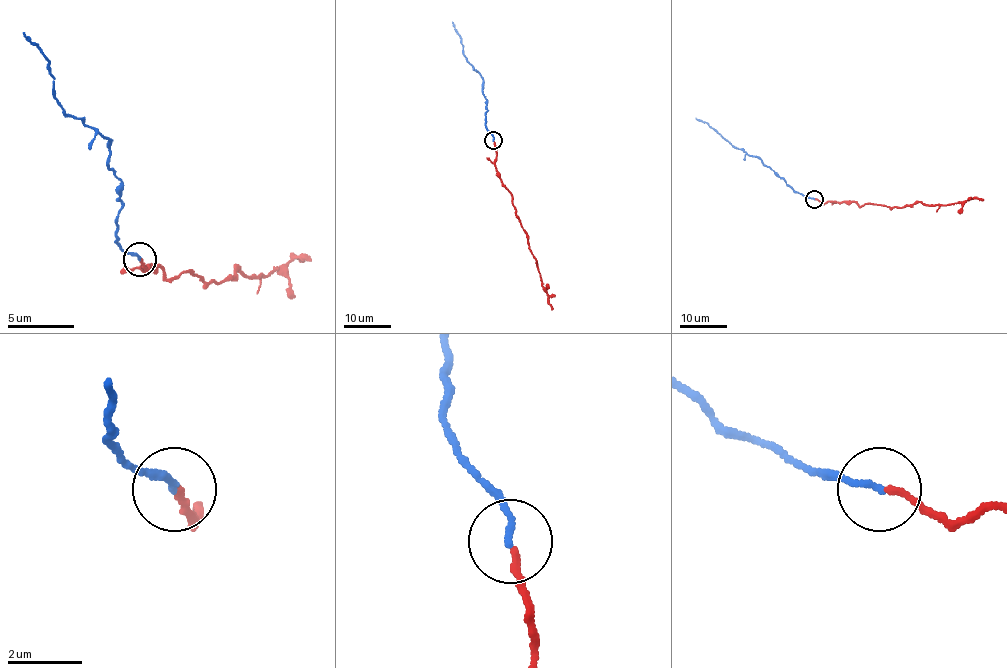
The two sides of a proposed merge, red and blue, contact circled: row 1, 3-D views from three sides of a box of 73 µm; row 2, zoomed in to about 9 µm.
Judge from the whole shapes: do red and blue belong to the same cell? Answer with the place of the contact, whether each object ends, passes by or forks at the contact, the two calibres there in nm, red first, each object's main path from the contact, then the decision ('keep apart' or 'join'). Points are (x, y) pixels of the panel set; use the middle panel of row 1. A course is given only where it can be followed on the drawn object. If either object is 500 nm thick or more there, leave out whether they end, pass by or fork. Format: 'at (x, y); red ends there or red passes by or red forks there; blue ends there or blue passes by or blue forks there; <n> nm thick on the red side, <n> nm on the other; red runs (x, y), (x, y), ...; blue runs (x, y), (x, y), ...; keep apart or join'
at (493, 140); red ends there; blue ends there; 160 nm thick on the red side, 170 nm on the other; red runs (494, 141), (496, 175), (511, 195), (515, 215), (529, 245), (552, 310); blue runs (494, 141), (485, 126), (487, 99), (482, 86), (483, 78), (464, 56), (462, 38), (452, 21); keep apart

